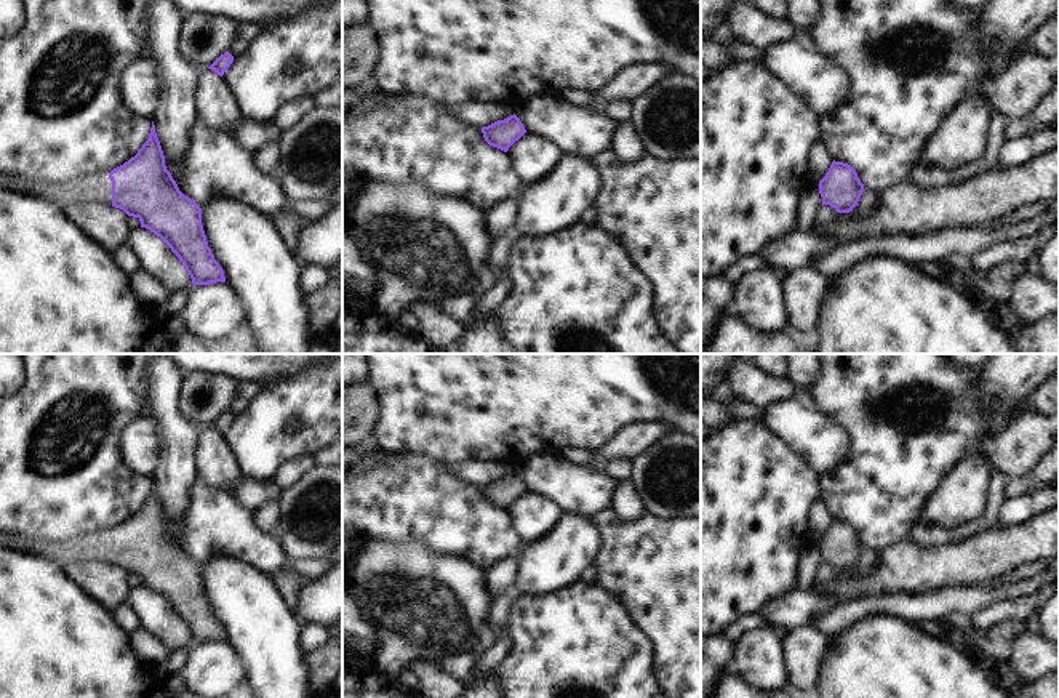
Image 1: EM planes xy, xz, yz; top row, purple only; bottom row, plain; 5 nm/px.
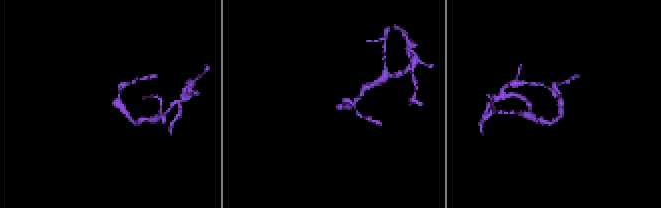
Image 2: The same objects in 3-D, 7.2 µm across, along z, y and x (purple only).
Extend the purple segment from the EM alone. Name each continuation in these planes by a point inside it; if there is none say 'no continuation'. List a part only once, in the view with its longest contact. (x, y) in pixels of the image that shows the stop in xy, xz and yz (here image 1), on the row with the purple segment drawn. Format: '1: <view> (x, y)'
1: xy (96, 188)

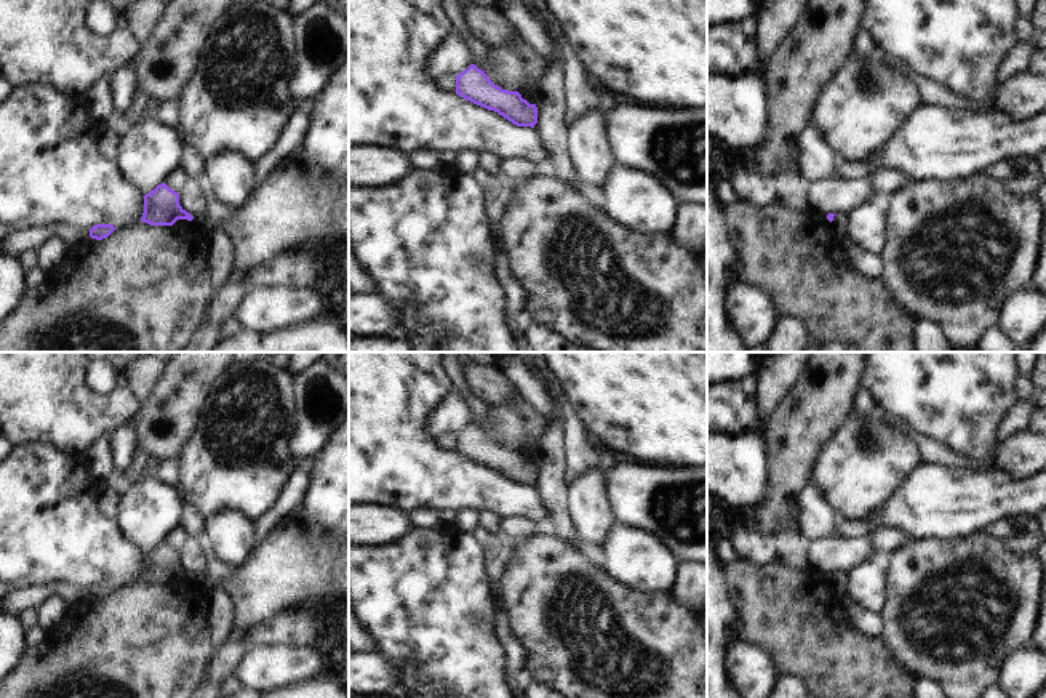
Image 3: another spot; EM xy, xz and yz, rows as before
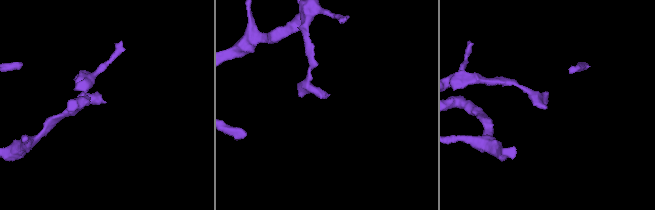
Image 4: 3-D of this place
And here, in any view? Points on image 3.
no continuation

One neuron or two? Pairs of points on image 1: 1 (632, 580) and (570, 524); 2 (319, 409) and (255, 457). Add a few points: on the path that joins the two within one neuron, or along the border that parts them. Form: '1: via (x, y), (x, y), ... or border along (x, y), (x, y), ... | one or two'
1: border along (586, 517), (600, 538), (600, 548), (592, 564) | two
2: via (299, 407), (290, 407), (259, 437) | one

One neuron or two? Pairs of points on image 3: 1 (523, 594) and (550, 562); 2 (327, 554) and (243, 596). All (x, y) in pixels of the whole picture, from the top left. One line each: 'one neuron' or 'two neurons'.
1: one neuron
2: one neuron

